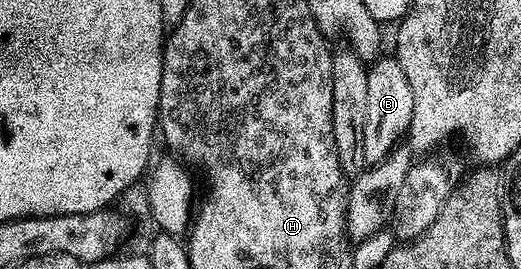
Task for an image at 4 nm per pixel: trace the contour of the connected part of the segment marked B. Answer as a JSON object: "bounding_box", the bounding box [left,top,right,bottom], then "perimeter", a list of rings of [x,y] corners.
{"bounding_box":[361,54,413,166],"perimeter":[[[383,54],[367,69],[367,103],[365,105],[365,126],[361,146],[365,150],[368,166],[380,164],[393,149],[400,147],[407,135],[413,118],[413,90],[409,90],[409,78],[401,70],[394,55]]]}

